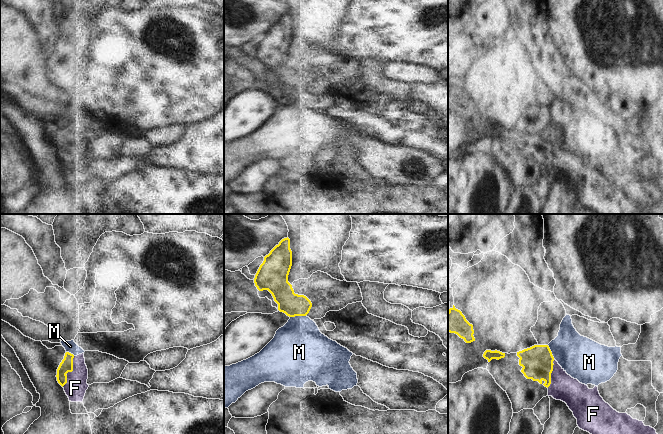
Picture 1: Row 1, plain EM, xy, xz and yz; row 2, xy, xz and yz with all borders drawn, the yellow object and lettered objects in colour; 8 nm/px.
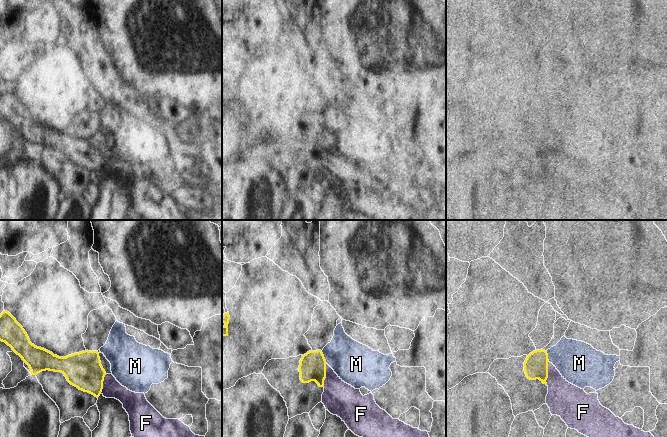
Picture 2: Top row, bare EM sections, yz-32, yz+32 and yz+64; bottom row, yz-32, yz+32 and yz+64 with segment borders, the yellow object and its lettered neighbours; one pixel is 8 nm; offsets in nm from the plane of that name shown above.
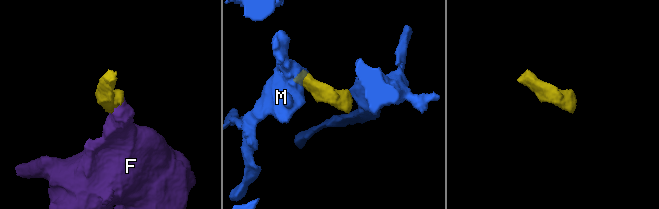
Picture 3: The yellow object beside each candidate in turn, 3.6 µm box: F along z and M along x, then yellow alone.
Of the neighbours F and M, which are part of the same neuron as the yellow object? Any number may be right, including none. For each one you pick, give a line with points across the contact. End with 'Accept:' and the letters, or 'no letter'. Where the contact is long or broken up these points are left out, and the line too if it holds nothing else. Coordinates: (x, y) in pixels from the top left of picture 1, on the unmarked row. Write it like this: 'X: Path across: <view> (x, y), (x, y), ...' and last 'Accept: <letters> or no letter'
F: Path across: xy (66, 141), (70, 147), (75, 164)
Accept: F

